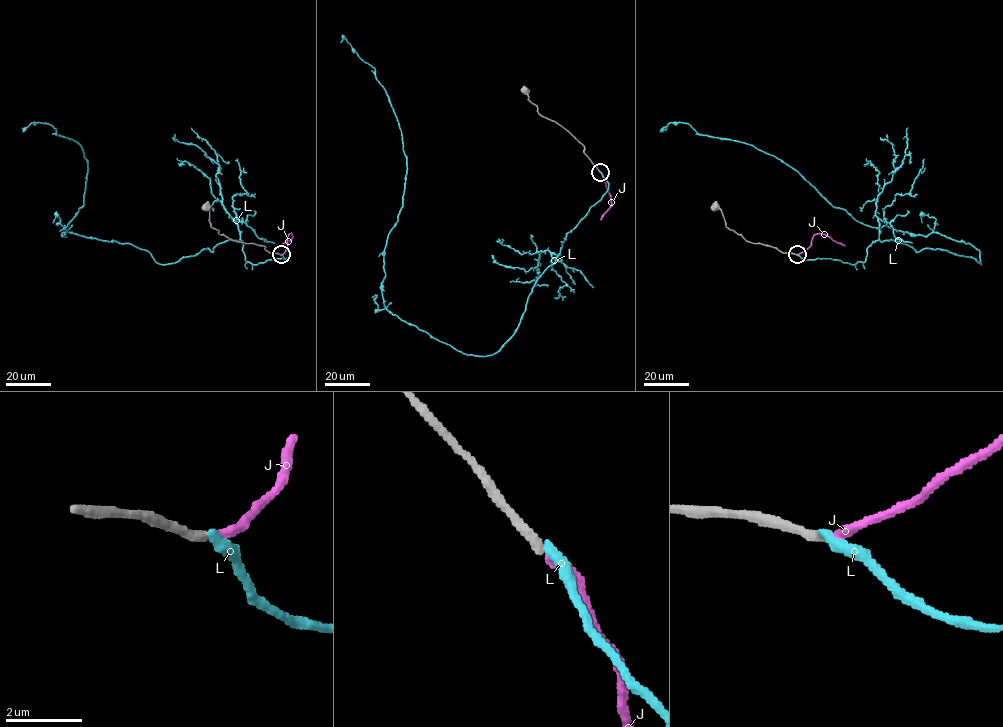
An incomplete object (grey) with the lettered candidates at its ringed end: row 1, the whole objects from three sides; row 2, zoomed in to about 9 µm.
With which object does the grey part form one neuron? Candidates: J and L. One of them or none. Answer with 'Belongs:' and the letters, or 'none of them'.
Belongs: J

